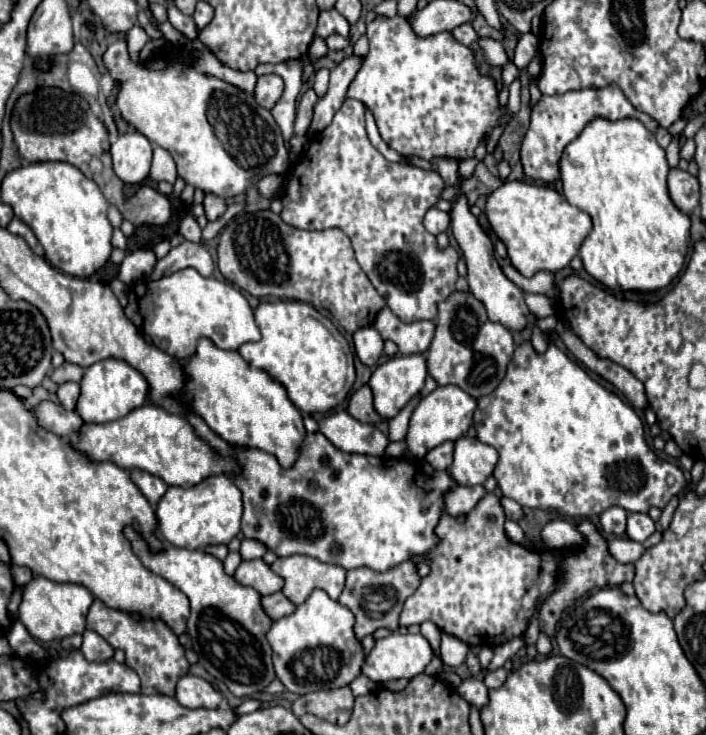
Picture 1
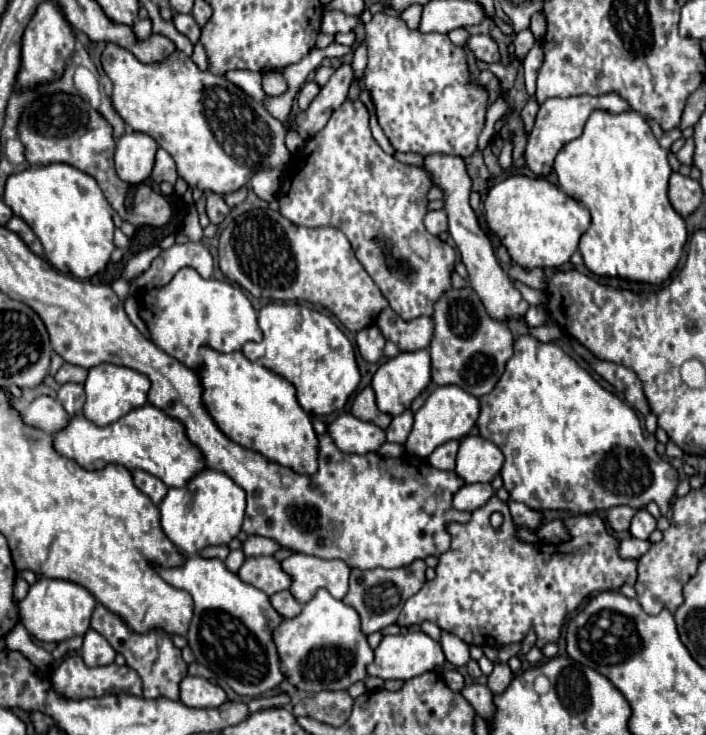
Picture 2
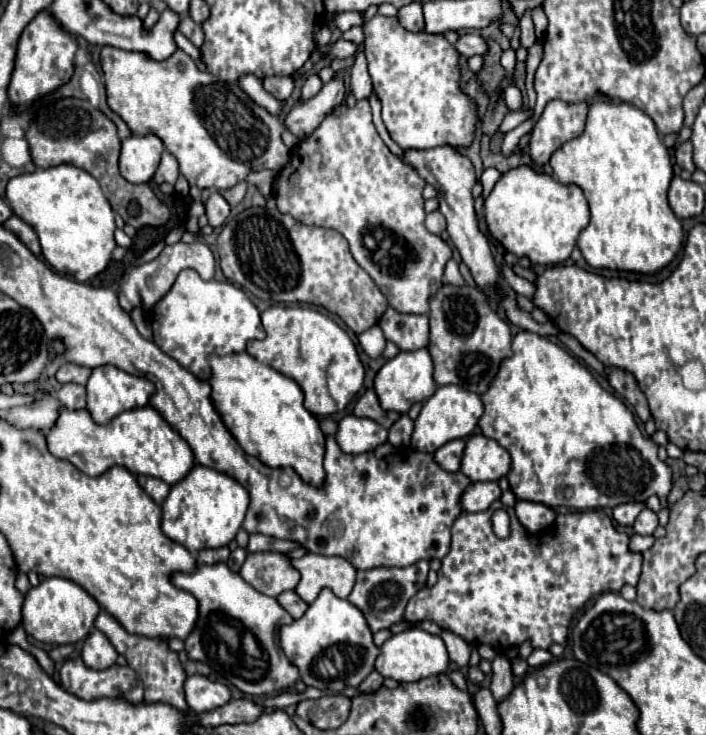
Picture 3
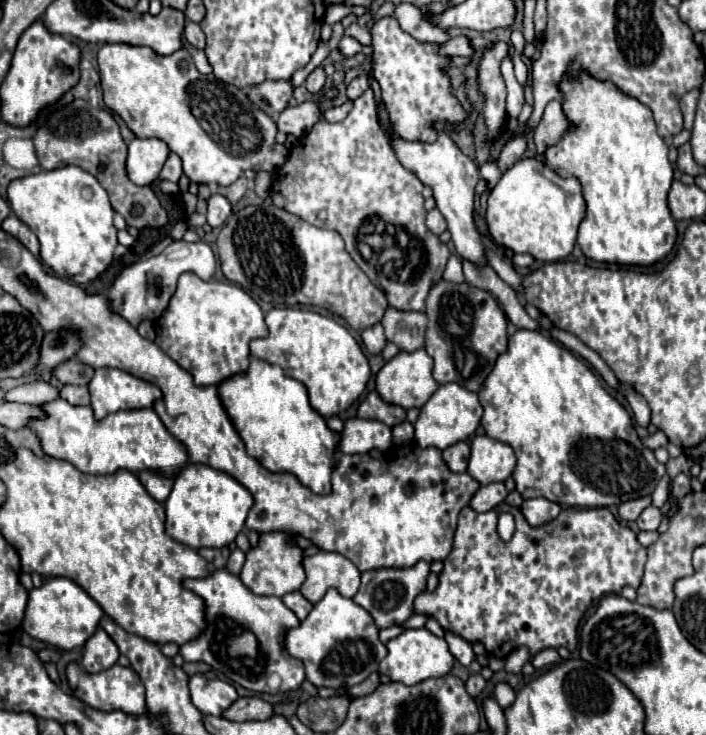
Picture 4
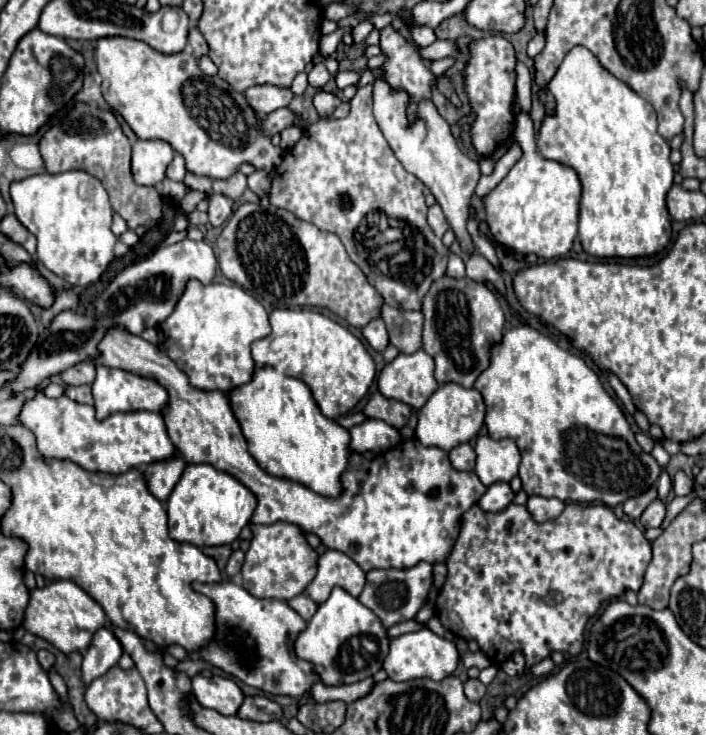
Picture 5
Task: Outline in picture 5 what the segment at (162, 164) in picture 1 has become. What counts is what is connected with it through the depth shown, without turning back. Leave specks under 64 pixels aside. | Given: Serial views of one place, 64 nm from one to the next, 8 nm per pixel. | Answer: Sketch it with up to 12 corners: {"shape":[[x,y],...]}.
{"shape":[[180,154],[174,156],[166,170],[170,180],[184,180],[186,162]]}

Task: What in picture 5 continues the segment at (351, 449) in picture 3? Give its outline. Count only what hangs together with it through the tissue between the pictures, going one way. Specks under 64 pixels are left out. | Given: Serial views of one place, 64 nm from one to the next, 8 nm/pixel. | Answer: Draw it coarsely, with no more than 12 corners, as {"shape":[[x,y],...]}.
{"shape":[[382,420],[350,428],[354,452],[386,452],[402,442]]}

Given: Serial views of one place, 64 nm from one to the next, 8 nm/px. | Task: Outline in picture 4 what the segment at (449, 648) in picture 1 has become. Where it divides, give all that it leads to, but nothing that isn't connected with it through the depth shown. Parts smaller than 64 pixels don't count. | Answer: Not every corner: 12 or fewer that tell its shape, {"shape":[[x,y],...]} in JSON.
{"shape":[[448,632],[446,638],[450,652],[462,666],[478,660],[488,664],[486,656],[476,656],[472,644]]}

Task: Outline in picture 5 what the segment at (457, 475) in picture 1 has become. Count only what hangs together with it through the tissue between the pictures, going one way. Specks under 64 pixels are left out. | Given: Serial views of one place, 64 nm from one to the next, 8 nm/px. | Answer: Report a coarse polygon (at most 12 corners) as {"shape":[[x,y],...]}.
{"shape":[[476,438],[476,468],[490,486],[518,474],[514,440]]}

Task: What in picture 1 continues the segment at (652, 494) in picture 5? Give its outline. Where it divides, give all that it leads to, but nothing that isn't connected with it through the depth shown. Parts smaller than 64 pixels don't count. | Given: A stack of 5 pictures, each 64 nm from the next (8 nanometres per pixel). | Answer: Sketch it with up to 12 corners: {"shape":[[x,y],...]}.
{"shape":[[612,506],[600,514],[600,528],[606,534],[626,532],[628,512]]}

